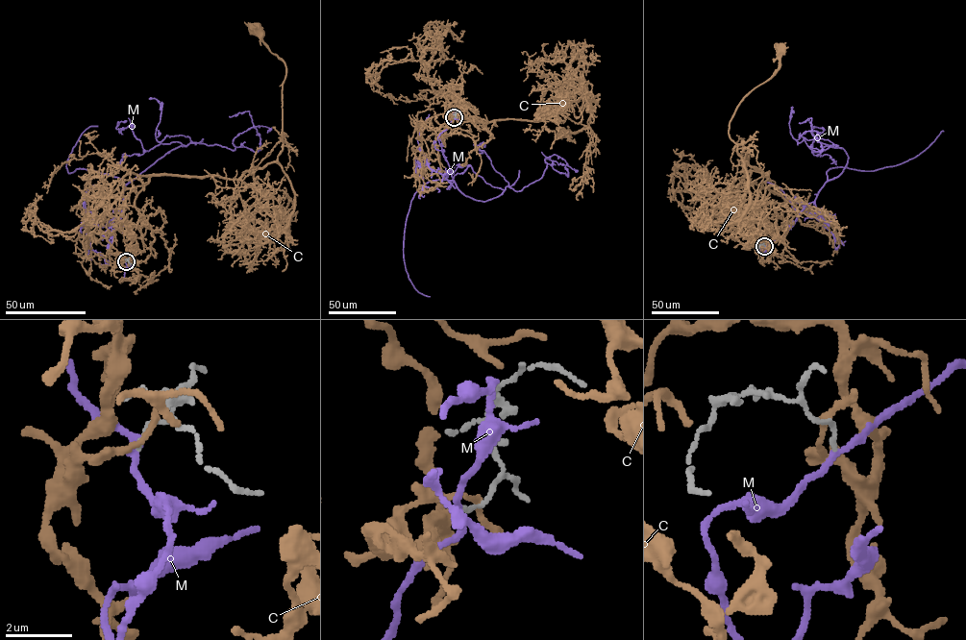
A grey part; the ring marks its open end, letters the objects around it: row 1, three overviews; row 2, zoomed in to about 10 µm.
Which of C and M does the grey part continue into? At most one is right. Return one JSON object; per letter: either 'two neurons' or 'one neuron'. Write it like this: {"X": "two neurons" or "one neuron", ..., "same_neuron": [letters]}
{"C": "two neurons", "M": "two neurons", "same_neuron": []}

